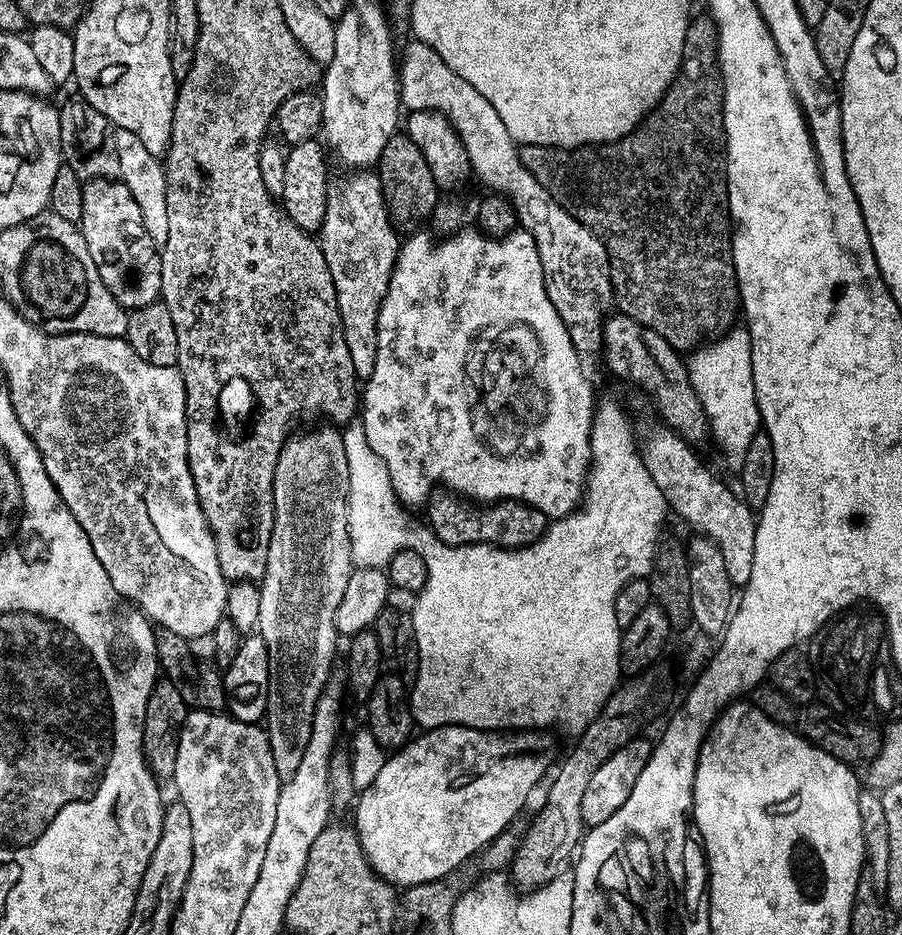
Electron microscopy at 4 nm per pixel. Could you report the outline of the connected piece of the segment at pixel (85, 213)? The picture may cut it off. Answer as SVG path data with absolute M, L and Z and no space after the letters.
M90 180L84 184L82 216L78 227L86 238L90 258L94 258L94 266L98 266L102 282L106 282L106 288L120 305L131 310L155 304L161 299L160 248L150 234L146 234L142 210L138 210L138 202L123 180Z

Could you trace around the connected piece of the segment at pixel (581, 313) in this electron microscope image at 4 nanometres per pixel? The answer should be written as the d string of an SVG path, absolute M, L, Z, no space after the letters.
M417 40L410 42L402 52L398 68L401 105L409 111L433 109L451 122L466 148L473 175L488 187L485 189L511 201L519 225L534 238L538 258L542 258L546 294L550 294L550 302L554 302L554 310L558 310L577 352L599 353L604 343L606 321L614 308L614 273L606 246L526 170L519 147L503 125L498 110L494 110L466 78L454 73L432 47Z

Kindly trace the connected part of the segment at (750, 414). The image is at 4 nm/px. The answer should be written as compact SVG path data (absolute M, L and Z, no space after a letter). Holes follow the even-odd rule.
M733 326L719 338L705 343L687 357L688 373L710 421L710 436L734 466L746 458L750 442L761 431L760 411L752 377L752 343L747 327ZM740 327L740 328L739 328ZM690 357L690 358L689 358Z

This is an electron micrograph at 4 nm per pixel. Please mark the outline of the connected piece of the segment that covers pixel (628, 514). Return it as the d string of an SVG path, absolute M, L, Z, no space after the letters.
M608 400L599 405L596 410L596 415L593 417L592 424L592 463L588 470L586 477L586 487L584 490L584 499L579 508L572 512L571 515L563 518L556 518L548 525L548 529L544 531L543 536L539 536L533 544L528 544L524 548L502 548L498 544L443 544L436 533L431 531L427 523L415 525L412 523L407 512L409 512L397 499L393 490L392 483L390 482L390 474L386 470L386 466L381 459L378 459L370 455L365 448L368 443L366 434L364 433L364 425L360 422L352 422L347 425L346 435L344 438L344 445L346 446L346 462L348 463L348 537L350 538L350 546L352 547L352 563L353 565L362 568L384 568L392 561L394 554L398 554L403 548L415 548L421 554L422 558L426 562L428 567L428 577L426 578L426 586L415 597L416 605L410 608L410 611L414 620L414 630L416 631L416 643L415 645L420 648L420 668L417 670L417 674L414 677L414 683L410 688L410 699L412 701L412 715L415 723L419 725L421 729L427 730L430 728L438 728L446 724L467 724L469 726L505 726L510 730L552 730L561 728L564 732L573 732L573 734L579 734L585 732L585 730L592 725L593 720L599 716L600 711L608 705L608 699L611 698L612 693L616 691L618 685L621 683L620 676L622 677L622 669L620 667L620 637L622 635L622 629L618 626L618 618L616 617L616 611L614 610L614 602L616 601L616 595L622 590L622 586L626 586L626 582L631 580L639 580L647 577L651 573L656 563L656 550L661 543L662 535L660 536L660 527L664 524L664 519L670 516L670 509L667 502L664 500L662 490L658 490L658 486L654 482L654 478L650 476L650 470L648 465L644 463L644 458L641 449L638 447L638 436L632 433L632 424L628 421L628 416L615 404L614 401Z

